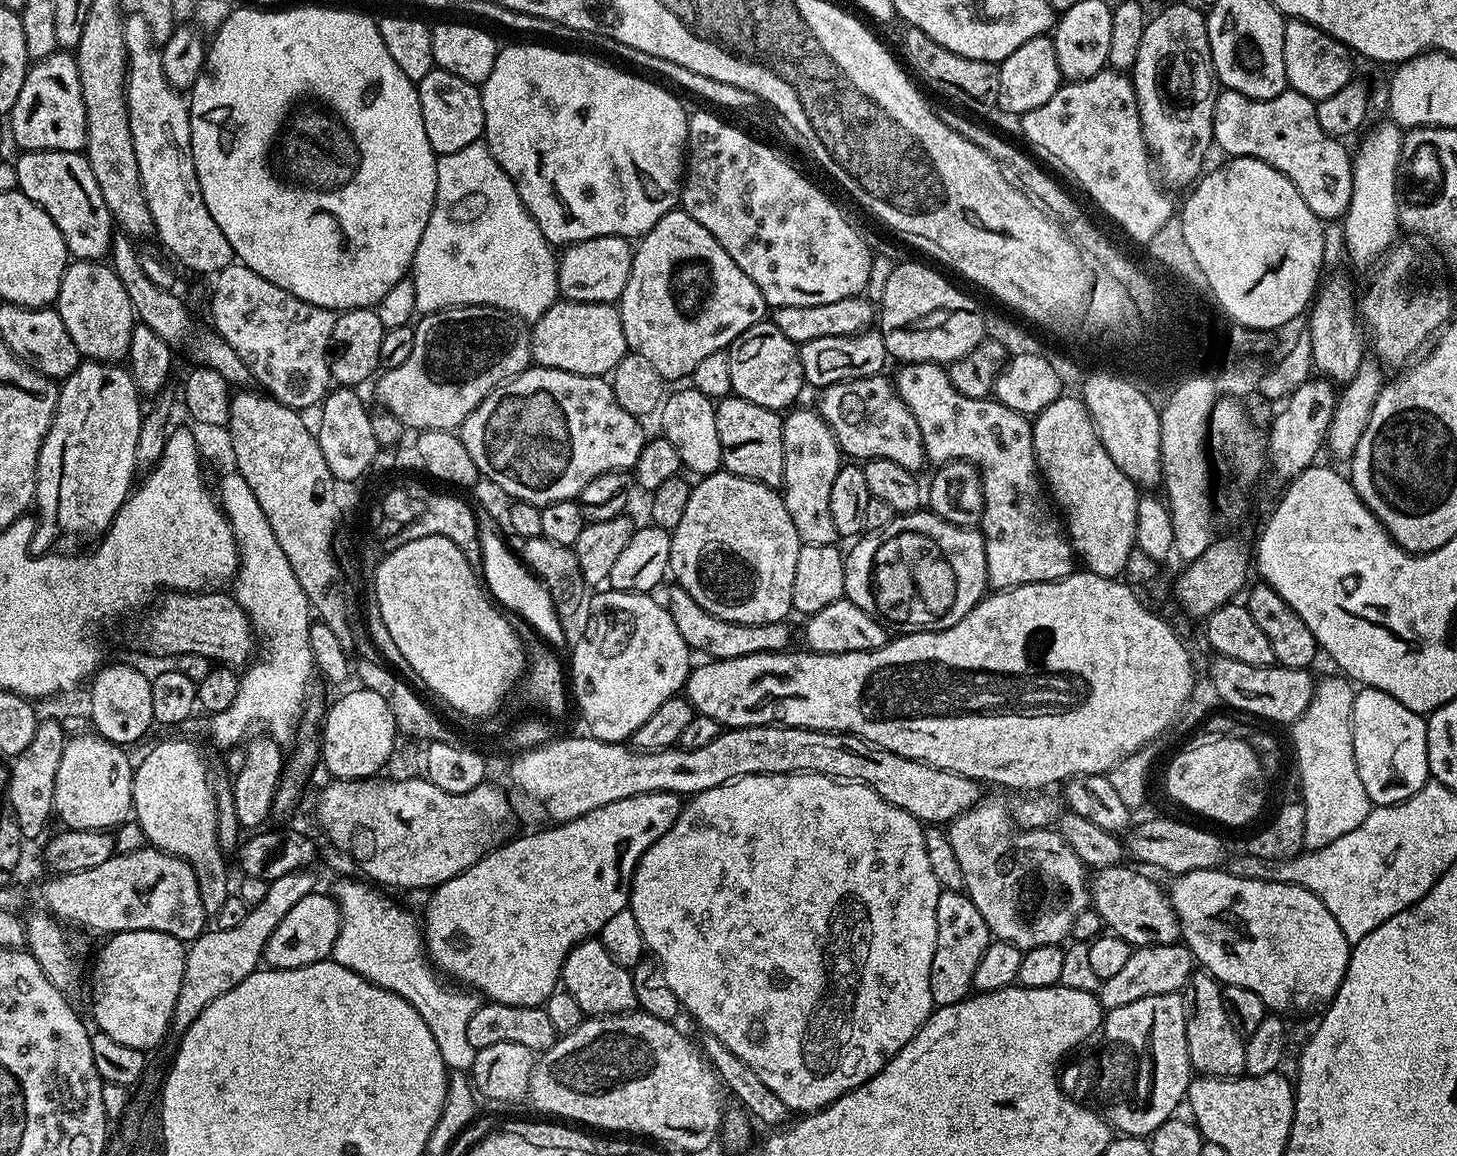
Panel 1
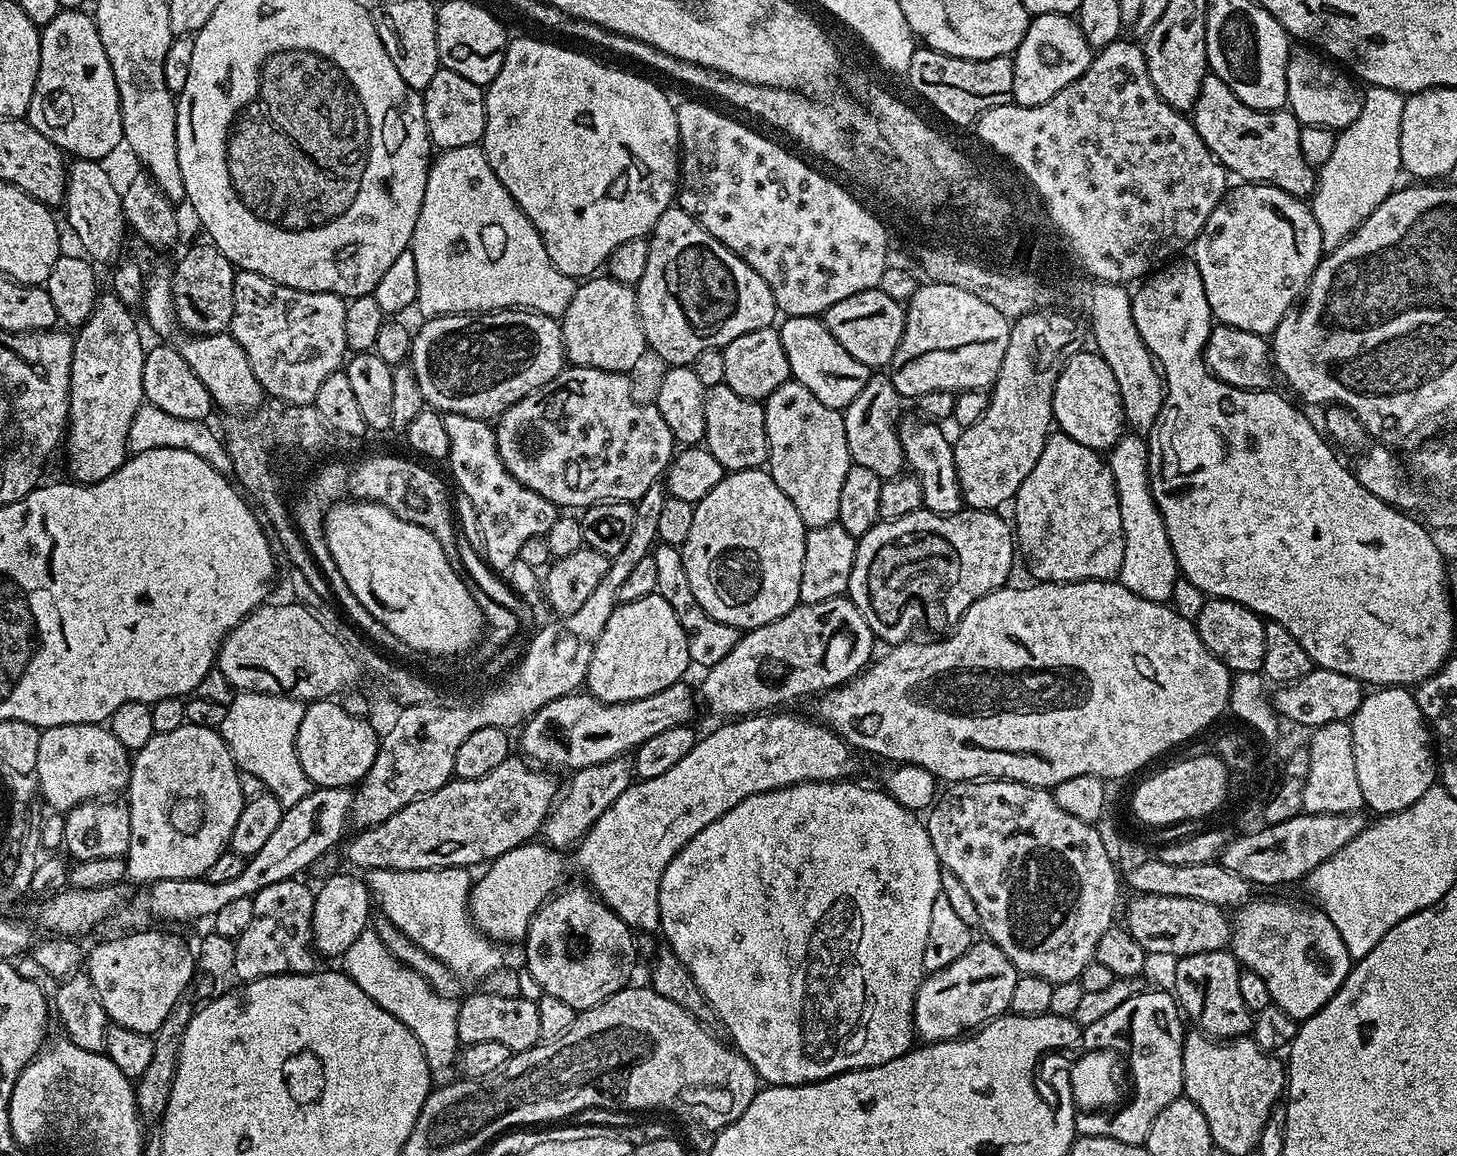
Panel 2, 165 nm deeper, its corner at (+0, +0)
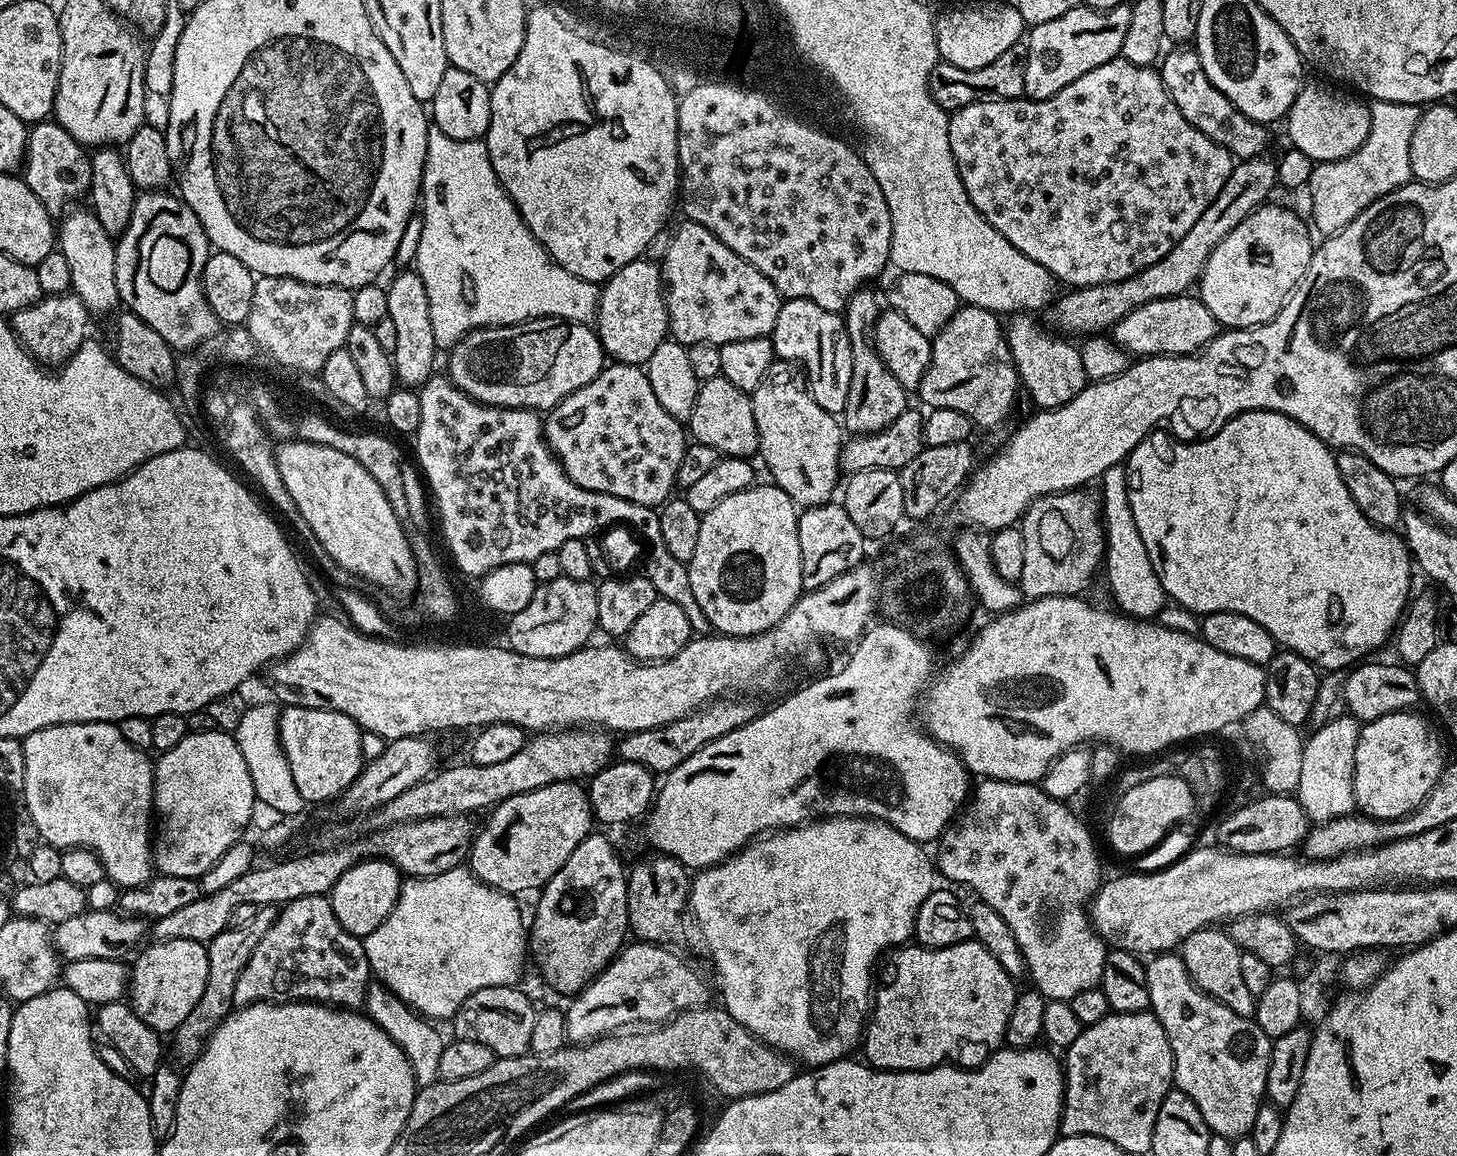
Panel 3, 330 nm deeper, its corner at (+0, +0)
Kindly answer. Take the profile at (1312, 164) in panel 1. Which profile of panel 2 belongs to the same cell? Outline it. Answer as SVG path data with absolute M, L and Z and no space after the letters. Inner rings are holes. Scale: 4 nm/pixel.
M1209 74L1204 77L1202 90L1198 94L1195 108L1190 113L1190 119L1198 130L1202 142L1206 142L1206 146L1220 159L1220 163L1233 177L1240 176L1236 178L1253 184L1273 184L1274 187L1301 198L1311 197L1312 193L1316 191L1318 172L1317 169L1309 166L1306 158L1302 158L1302 142L1300 141L1302 125L1293 112L1254 110L1243 104L1230 90L1230 86L1226 86L1226 82L1222 82L1222 78Z

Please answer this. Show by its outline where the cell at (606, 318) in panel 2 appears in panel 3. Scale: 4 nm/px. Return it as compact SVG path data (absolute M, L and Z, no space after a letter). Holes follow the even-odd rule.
M641 258L622 266L610 279L603 281L596 307L594 331L605 353L621 364L647 365L650 354L669 335L666 289L659 263Z

